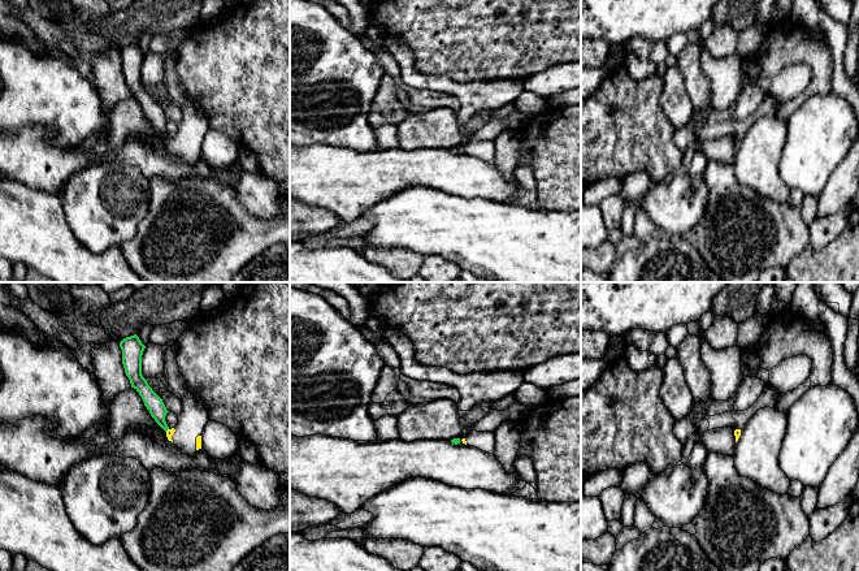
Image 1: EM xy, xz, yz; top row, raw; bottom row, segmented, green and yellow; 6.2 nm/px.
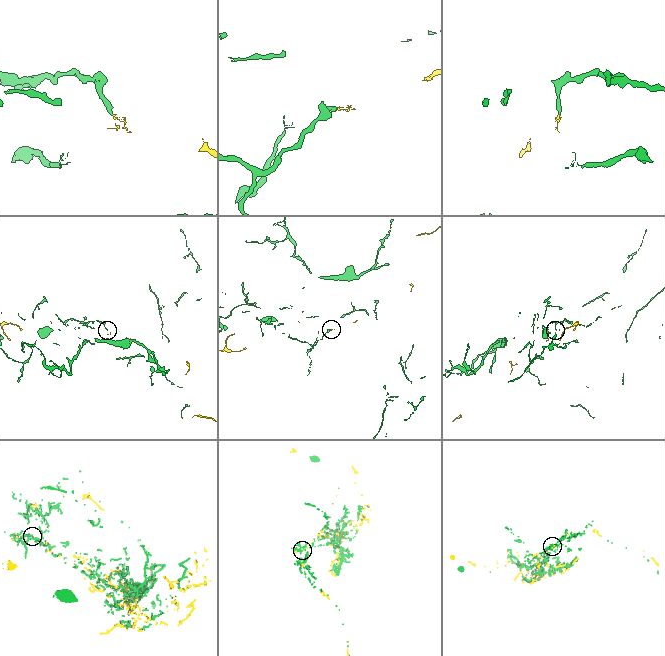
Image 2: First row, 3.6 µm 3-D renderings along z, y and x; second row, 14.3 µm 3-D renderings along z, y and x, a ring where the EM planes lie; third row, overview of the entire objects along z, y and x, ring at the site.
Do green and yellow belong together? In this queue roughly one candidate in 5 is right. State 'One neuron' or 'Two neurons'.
Two neurons

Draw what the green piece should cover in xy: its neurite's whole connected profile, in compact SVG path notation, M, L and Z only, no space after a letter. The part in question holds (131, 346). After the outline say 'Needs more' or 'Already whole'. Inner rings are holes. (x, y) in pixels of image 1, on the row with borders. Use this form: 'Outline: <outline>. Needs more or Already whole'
Outline: M134 334L123 338L120 342L120 347L122 350L125 373L130 380L131 388L139 393L151 416L166 432L169 429L165 421L168 410L162 399L152 390L142 375L142 355L146 346L139 337Z. Already whole

